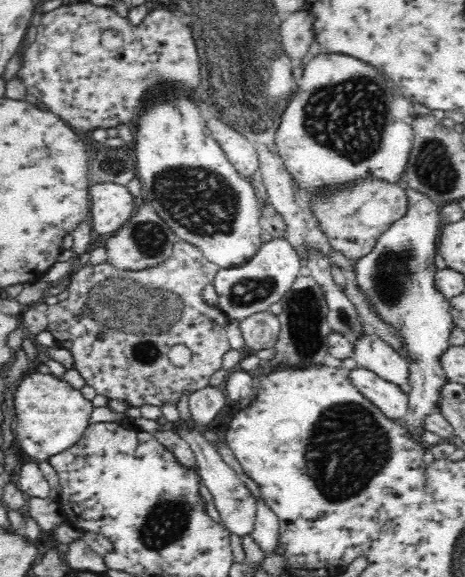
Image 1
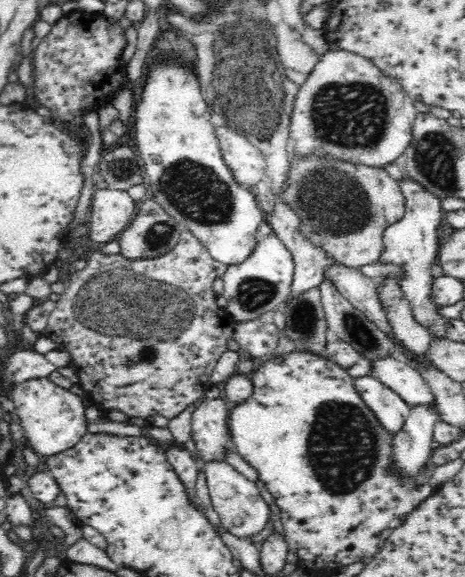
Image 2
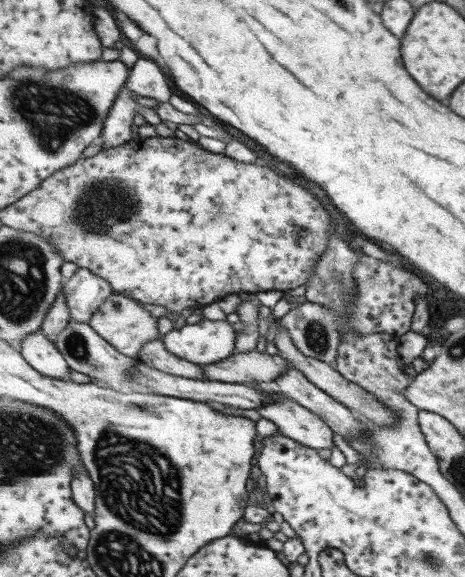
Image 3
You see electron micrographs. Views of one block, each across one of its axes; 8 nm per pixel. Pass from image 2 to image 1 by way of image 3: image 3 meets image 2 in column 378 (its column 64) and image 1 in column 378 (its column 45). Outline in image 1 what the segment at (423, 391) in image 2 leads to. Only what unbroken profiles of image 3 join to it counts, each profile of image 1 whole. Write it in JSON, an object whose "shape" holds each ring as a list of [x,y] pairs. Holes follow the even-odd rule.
{"shape":[[[365,331],[354,338],[352,357],[357,366],[366,367],[381,375],[382,378],[396,382],[406,394],[408,385],[408,361],[379,334],[367,334]]]}

